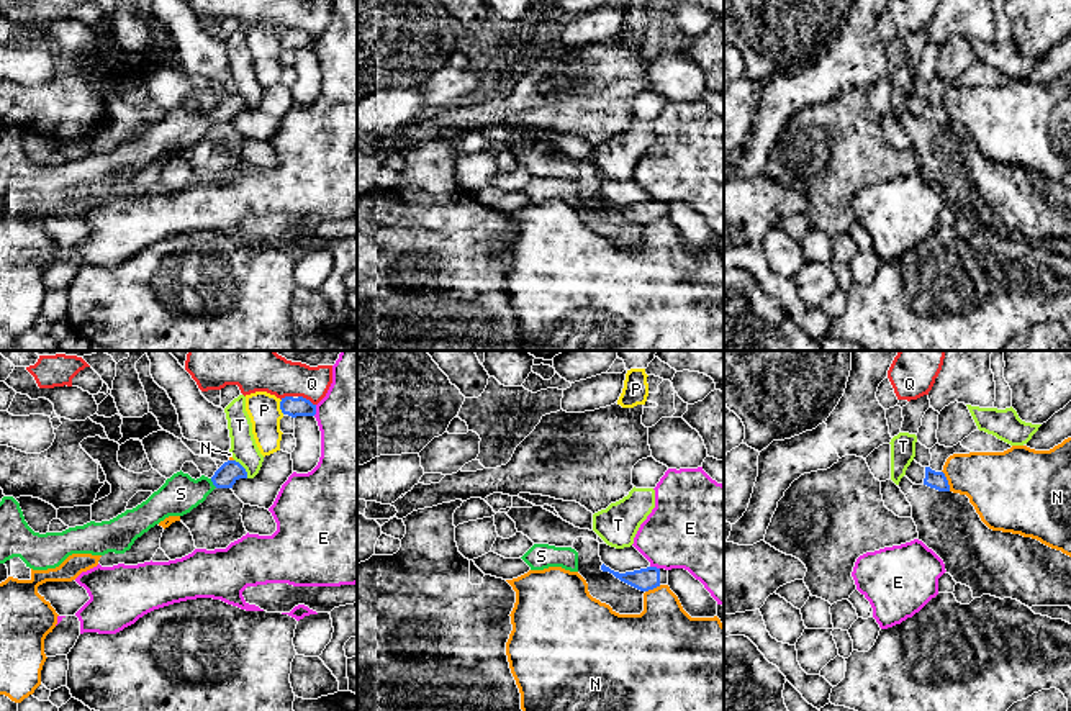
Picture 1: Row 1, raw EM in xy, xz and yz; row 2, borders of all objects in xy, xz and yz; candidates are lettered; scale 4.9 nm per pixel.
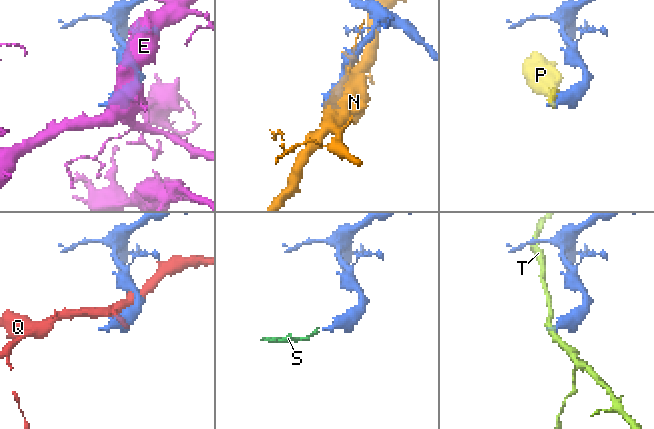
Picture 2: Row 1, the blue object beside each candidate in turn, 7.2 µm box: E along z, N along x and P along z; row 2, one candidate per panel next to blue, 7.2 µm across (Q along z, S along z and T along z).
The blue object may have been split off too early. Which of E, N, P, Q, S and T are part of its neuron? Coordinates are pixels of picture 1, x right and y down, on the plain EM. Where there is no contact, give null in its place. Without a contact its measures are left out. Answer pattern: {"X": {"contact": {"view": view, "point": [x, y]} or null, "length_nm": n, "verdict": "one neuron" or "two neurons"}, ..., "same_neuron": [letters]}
{"E": {"contact": {"view": "xy", "point": [315, 43]}, "length_nm": 60, "verdict": "two neurons"}, "N": {"contact": {"view": "yz", "point": [947, 113]}, "length_nm": 110, "verdict": "two neurons"}, "P": {"contact": {"view": "xy", "point": [280, 40]}, "length_nm": 70, "verdict": "two neurons"}, "Q": {"contact": {"view": "xy", "point": [305, 31]}, "length_nm": 100, "verdict": "two neurons"}, "S": {"contact": {"view": "xy", "point": [213, 117]}, "length_nm": 60, "verdict": "one neuron"}, "T": {"contact": {"view": "xy", "point": [244, 102]}, "length_nm": 120, "verdict": "two neurons"}, "same_neuron": ["S"]}

